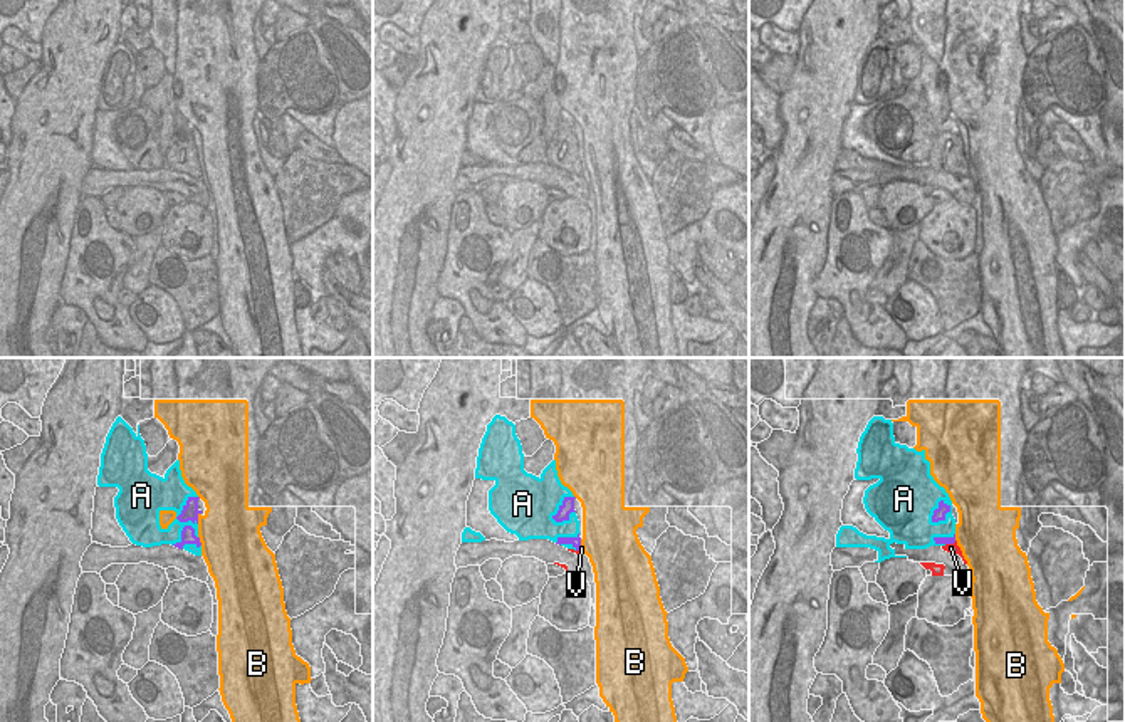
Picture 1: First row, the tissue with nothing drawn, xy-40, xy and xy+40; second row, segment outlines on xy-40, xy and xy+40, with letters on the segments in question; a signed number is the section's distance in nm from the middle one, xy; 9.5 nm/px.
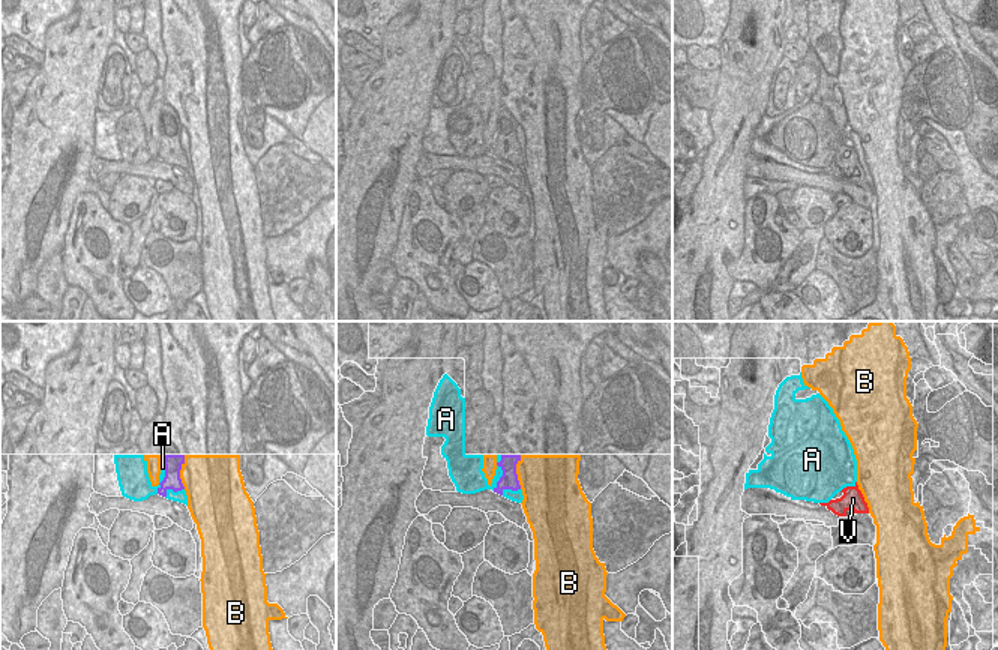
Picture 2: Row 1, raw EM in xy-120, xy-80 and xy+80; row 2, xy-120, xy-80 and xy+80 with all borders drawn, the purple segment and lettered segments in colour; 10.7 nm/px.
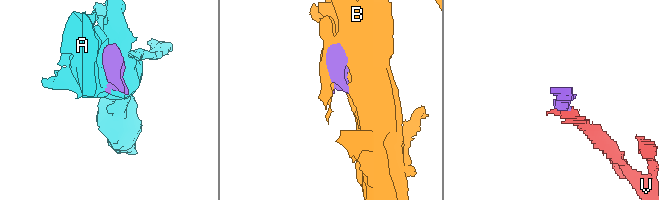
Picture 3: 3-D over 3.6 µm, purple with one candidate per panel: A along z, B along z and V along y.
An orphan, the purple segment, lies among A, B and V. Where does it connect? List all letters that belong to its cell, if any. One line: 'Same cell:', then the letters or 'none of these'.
Same cell: V.

